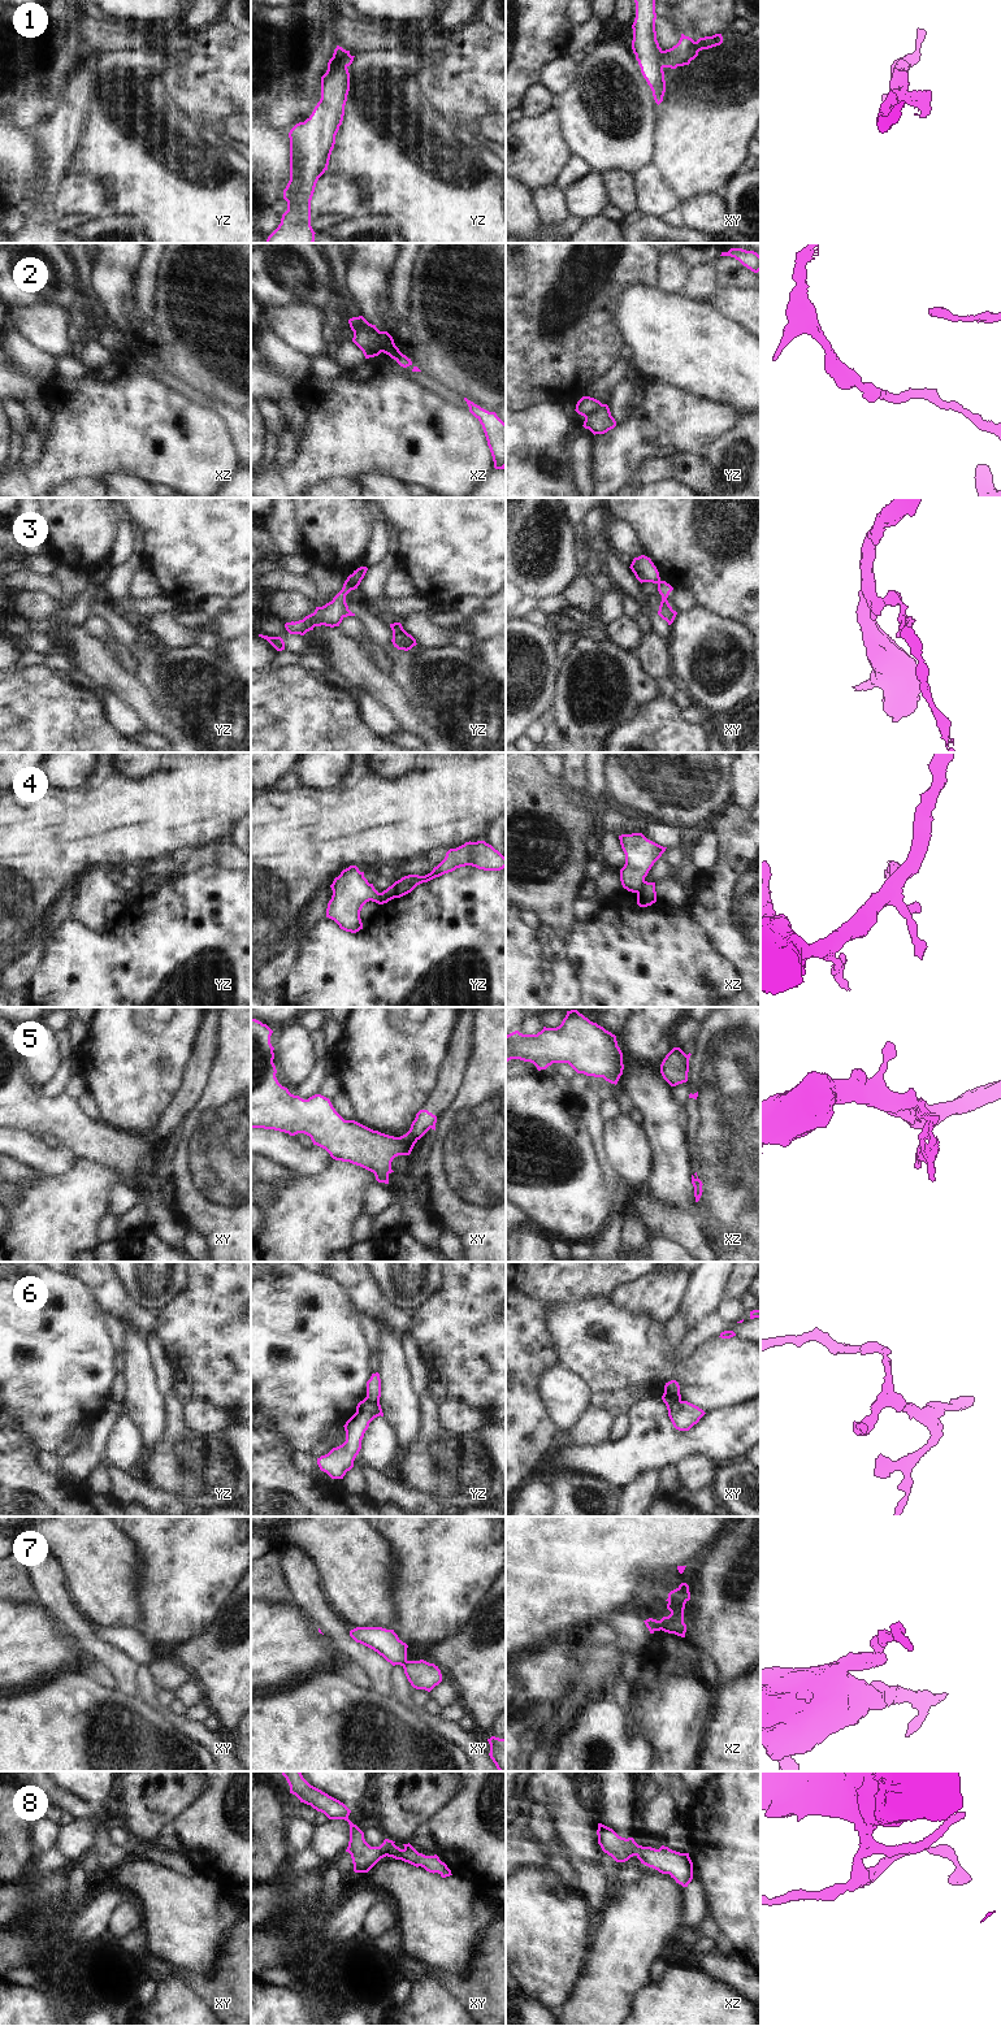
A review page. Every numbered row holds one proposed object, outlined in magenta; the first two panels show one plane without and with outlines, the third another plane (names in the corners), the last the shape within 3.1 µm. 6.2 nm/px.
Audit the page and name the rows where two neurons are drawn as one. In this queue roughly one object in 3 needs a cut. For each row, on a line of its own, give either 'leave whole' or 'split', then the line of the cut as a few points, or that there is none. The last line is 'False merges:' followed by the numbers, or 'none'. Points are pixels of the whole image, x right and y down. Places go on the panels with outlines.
1: split; cut in yz along (345, 51), (341, 57), (346, 66)
2: split; cut in xz along (375, 326), (360, 326), (354, 333)
3: split; cut in yz along (346, 580), (356, 586)
4: split; cut in yz along (380, 893), (381, 903)
5: split; cut in xz along (685, 1055), (688, 1063)
6: split; cut in xy along (680, 1400), (670, 1400), (666, 1404)
7: split; cut in xz along (659, 1621), (661, 1628)
8: leave whole; no cut
False merges: 1, 2, 3, 4, 5, 6, 7

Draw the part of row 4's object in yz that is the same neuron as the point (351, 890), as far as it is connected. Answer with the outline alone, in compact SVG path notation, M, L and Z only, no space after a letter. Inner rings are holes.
M356 866L343 869L330 885L332 899L328 903L326 917L334 920L341 929L356 933L363 929L360 911L372 901L381 904L382 894L369 884Z

